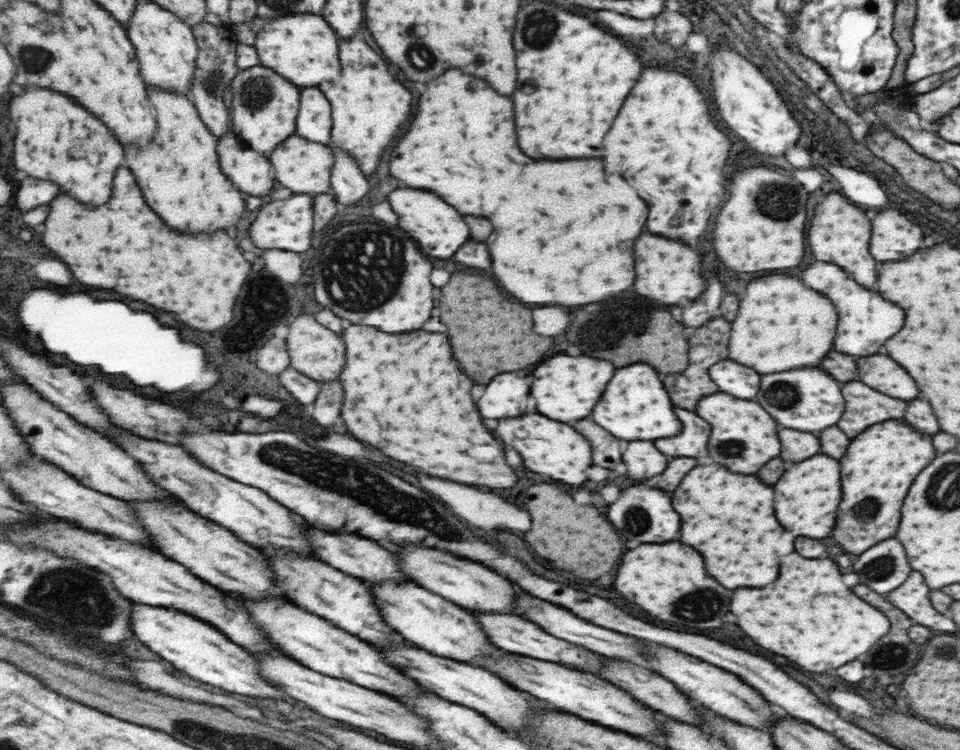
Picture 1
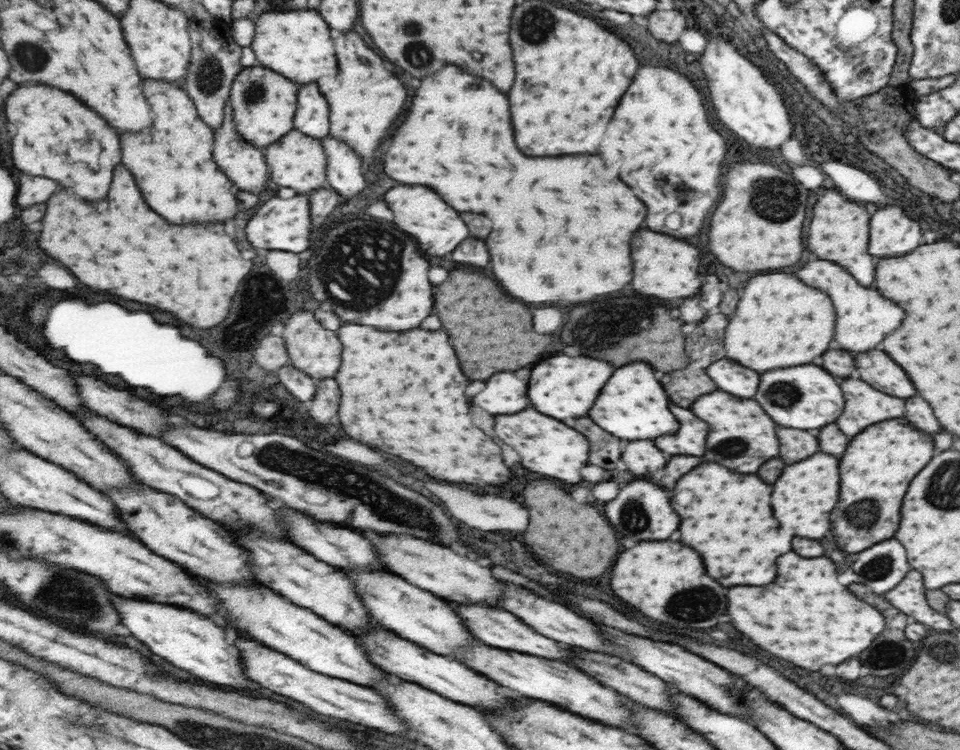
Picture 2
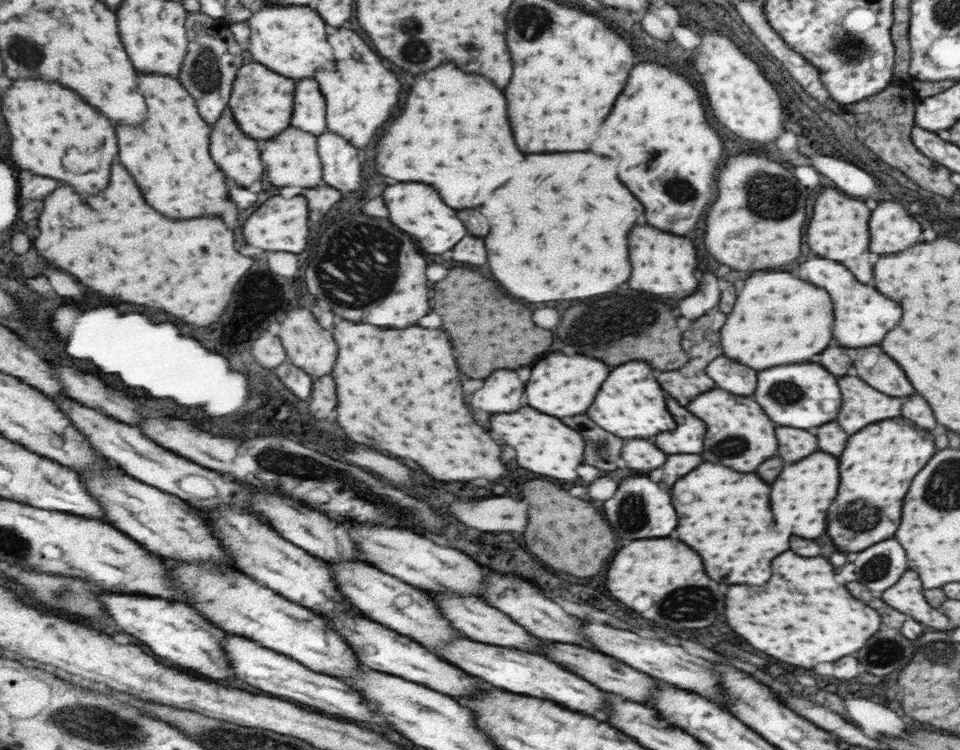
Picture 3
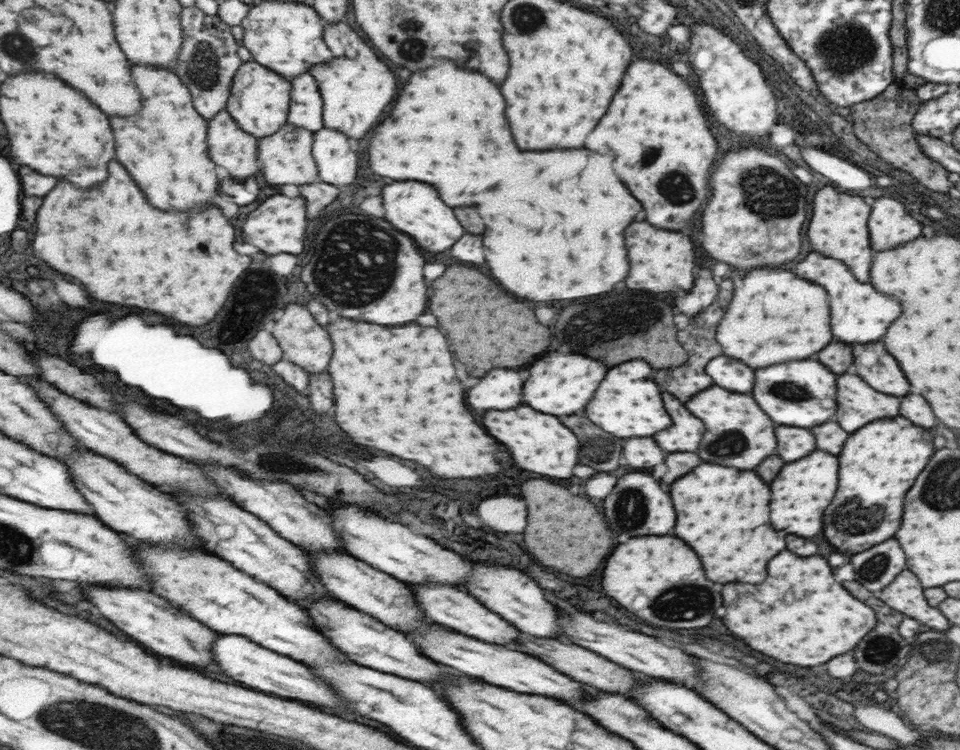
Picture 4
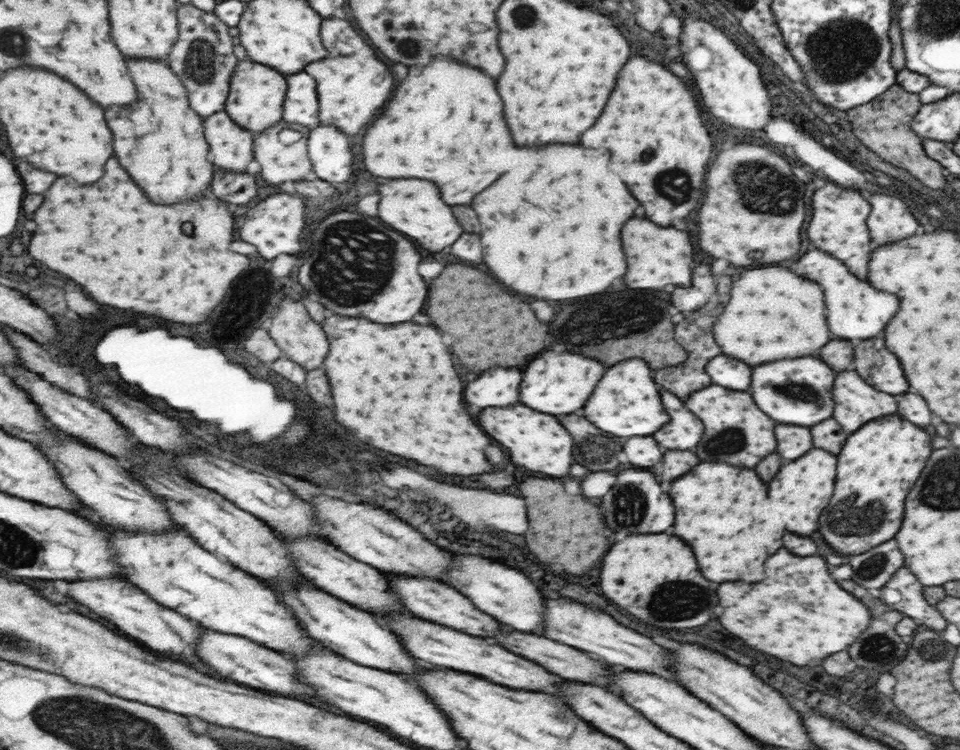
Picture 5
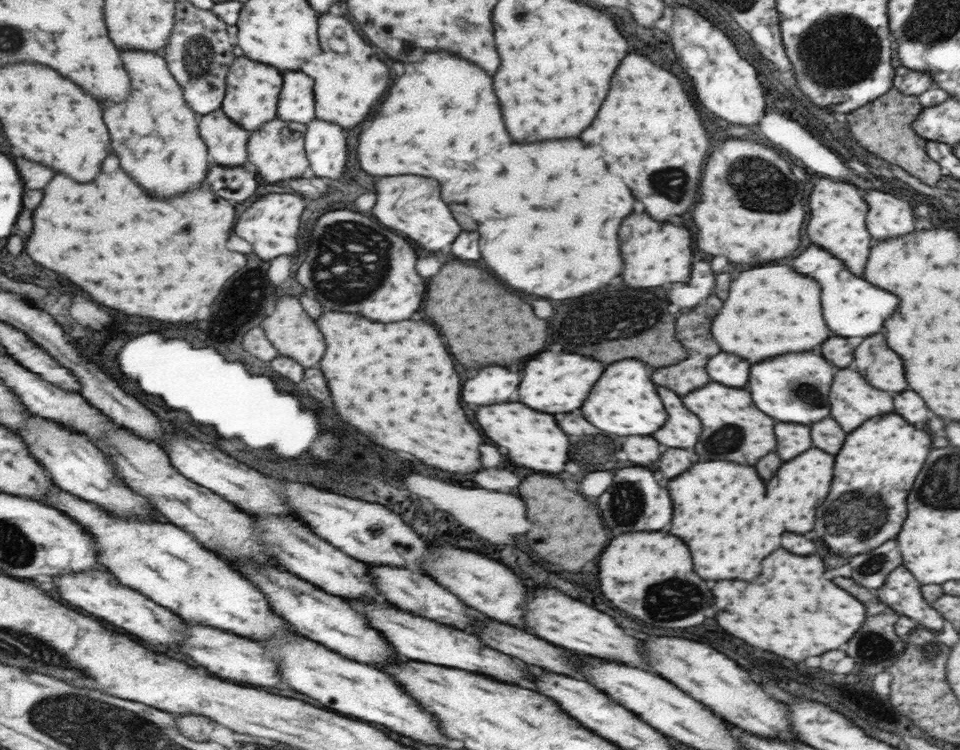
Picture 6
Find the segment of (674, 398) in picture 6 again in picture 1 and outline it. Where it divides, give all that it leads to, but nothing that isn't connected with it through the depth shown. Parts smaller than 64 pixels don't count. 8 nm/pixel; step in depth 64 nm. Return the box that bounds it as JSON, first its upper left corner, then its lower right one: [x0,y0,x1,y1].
[655,408,709,458]

